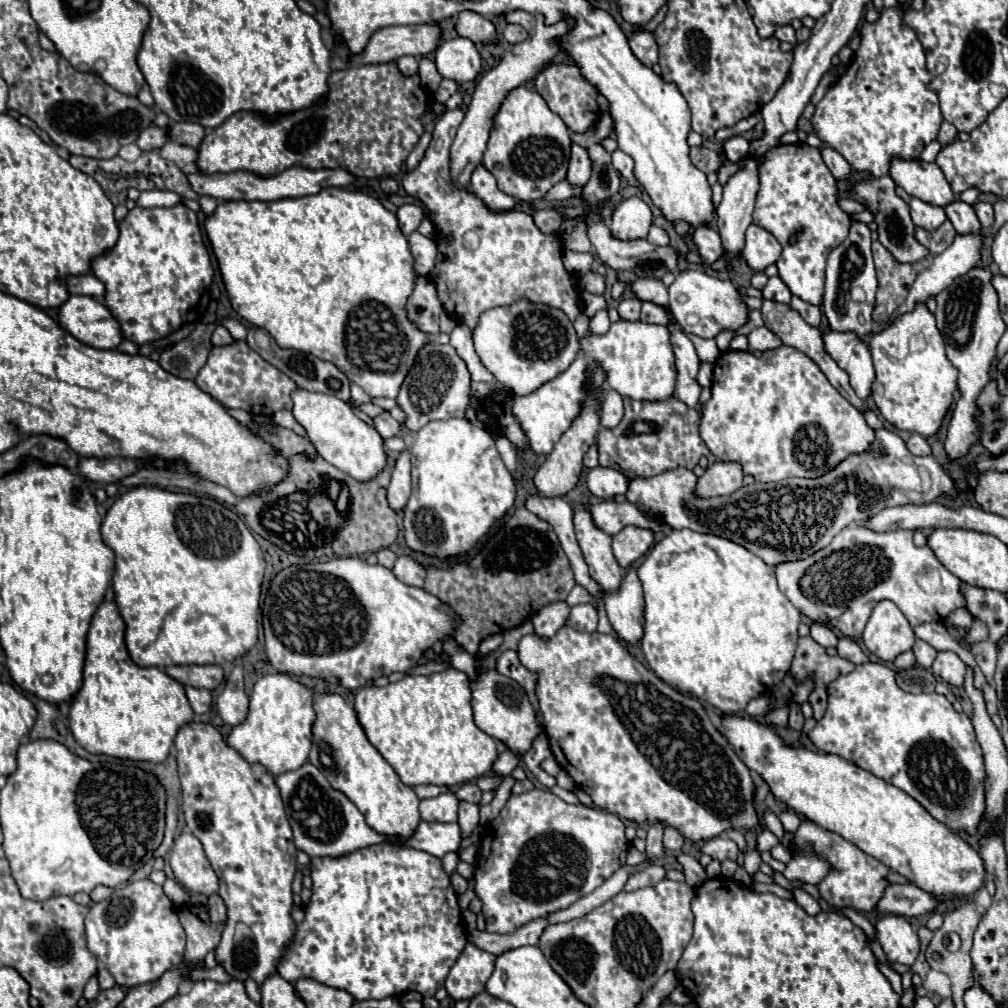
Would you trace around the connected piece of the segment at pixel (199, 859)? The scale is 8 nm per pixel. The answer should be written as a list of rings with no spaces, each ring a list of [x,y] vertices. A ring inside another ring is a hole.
[[[182,833],[172,847],[170,867],[180,885],[188,891],[212,895],[218,891],[218,877],[210,867],[202,843],[192,833]]]

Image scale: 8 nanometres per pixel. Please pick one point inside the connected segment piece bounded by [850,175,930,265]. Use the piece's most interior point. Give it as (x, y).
(896, 230)

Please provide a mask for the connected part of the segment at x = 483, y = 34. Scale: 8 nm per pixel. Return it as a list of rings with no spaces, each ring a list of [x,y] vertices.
[[[472,11],[458,13],[454,29],[460,37],[468,37],[474,43],[482,43],[482,45],[498,43],[498,33],[496,33],[494,23],[480,13],[472,13]]]

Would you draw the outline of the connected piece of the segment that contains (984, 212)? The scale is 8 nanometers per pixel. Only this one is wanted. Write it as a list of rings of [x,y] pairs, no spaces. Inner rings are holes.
[[[978,201],[978,203],[974,203],[974,209],[976,209],[976,215],[978,215],[982,227],[984,227],[984,229],[990,229],[992,223],[994,223],[992,205],[990,205],[990,203],[984,203],[984,201]]]

